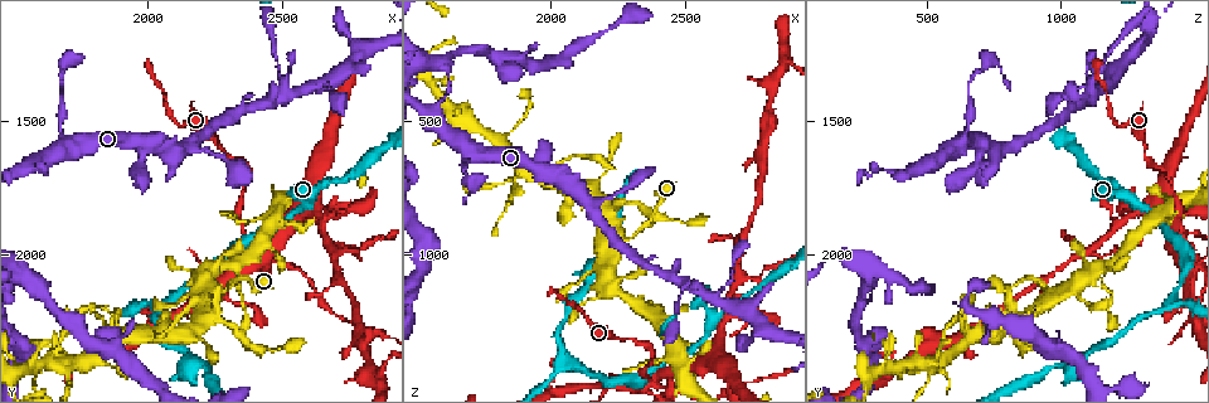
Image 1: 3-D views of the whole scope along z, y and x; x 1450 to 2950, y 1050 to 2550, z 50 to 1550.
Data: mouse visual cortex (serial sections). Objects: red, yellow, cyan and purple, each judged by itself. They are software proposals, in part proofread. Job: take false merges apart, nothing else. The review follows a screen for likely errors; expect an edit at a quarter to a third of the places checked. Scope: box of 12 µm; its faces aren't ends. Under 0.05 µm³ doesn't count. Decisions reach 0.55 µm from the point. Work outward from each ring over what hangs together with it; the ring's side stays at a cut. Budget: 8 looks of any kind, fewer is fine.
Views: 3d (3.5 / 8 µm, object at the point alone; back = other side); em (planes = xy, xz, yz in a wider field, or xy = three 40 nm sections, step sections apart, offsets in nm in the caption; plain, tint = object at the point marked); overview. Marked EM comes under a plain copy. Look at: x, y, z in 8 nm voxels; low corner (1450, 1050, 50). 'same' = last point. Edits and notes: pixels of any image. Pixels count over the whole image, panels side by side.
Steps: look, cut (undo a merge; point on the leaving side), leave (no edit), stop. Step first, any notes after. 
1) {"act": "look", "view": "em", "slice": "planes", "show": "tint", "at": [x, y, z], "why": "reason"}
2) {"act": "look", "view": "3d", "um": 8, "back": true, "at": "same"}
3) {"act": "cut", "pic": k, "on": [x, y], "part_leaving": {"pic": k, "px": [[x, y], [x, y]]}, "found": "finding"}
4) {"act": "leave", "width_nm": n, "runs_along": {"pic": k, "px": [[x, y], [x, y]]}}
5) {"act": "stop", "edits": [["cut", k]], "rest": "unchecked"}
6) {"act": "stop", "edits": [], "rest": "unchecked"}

{"act": "look", "view": "3d", "um": 3.5, "at": [2100, 2170, 1410], "why": "three-way junction"}

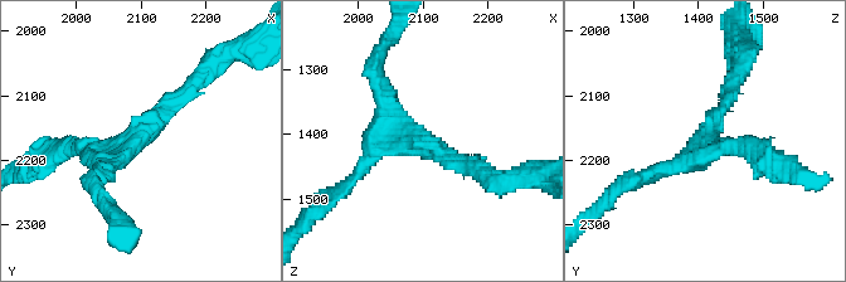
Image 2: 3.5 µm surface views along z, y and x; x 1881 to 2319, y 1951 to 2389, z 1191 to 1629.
{"act": "look", "view": "em", "slice": "xy", "step": 5, "show": "tint", "at": [2090, 2175, 1400], "arms": 3, "arm_widths_nm": [150, 200, 200], "why": "shape alone is not enough"}

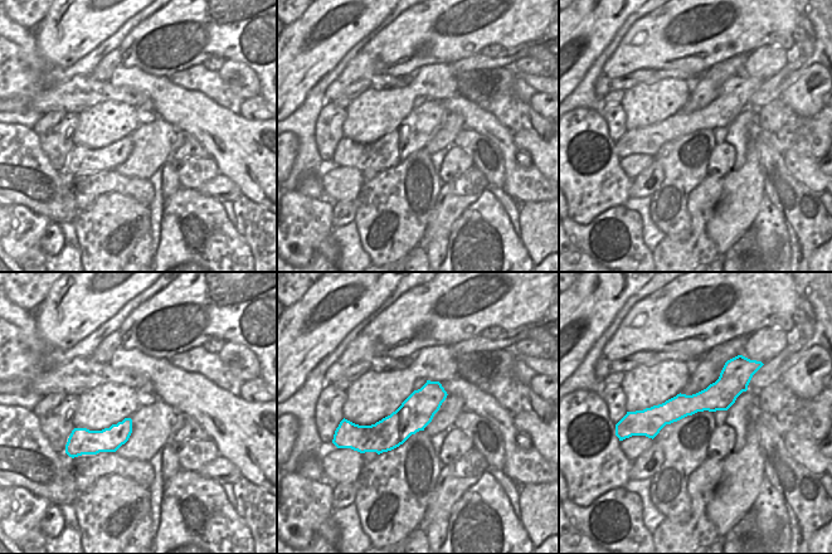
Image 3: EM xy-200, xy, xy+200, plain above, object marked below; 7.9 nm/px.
{"act": "leave", "runs_along": {"pic": 3, "px": [[748, 375], [711, 399], [640, 424]]}, "found": "continuous, no second cell"}

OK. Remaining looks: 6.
{"act": "look", "view": "3d", "um": 3.5, "at": [2260, 2140, 940], "why": "narrows sharply"}

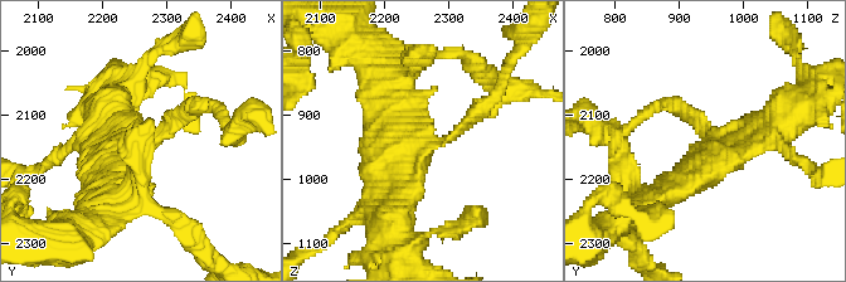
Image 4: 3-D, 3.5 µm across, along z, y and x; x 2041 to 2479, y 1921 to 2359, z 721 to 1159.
{"act": "look", "view": "em", "slice": "planes", "show": "tint", "at": [2260, 2145, 950], "why": "need the tissue"}

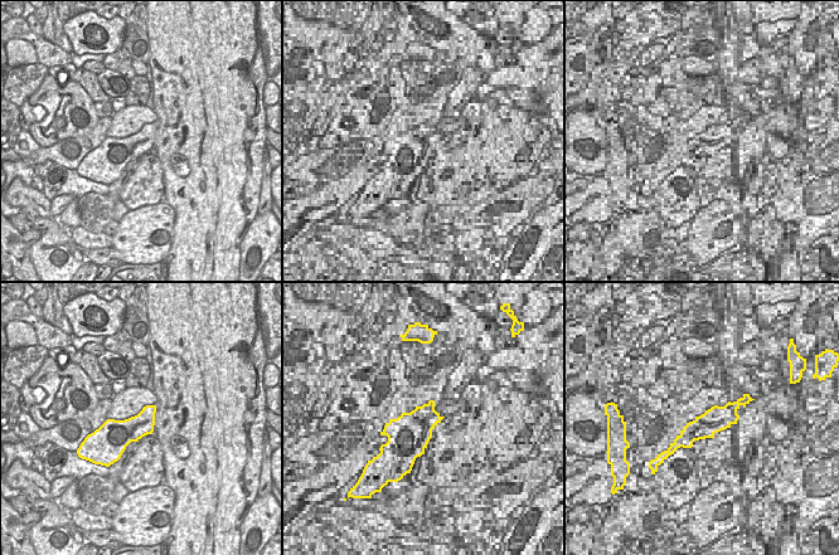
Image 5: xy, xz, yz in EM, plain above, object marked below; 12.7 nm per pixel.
{"act": "leave", "runs_along": {"pic": 4, "px": [[200, 105], [135, 147], [107, 194]]}, "found": "all the same cell"}

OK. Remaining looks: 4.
{"act": "look", "view": "3d", "um": 3.5, "at": [1900, 2310, 680], "why": "sharp bend"}

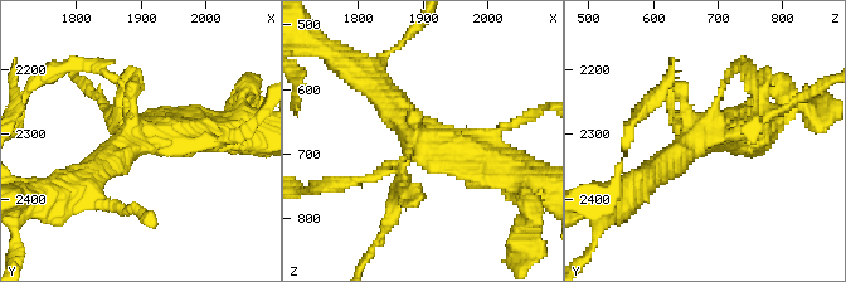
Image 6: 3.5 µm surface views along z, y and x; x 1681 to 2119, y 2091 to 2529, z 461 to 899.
{"act": "look", "view": "em", "slice": "xy", "step": 1, "show": "tint", "at": [1895, 2300, 675], "why": "shape alone is not enough"}

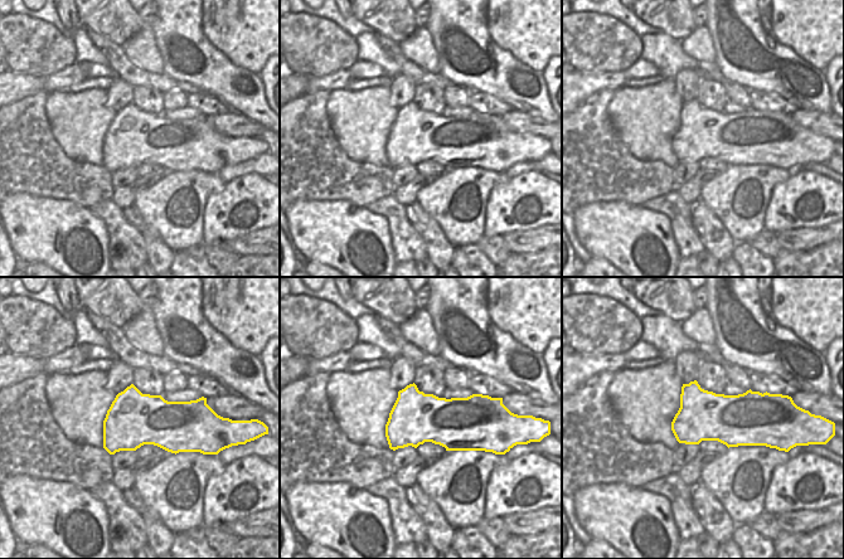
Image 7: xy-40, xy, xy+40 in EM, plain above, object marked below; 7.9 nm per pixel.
{"act": "leave", "width_nm": 400, "runs_along": {"pic": 6, "px": [[501, 165], [421, 139], [374, 84]]}, "found": "one cell here"}

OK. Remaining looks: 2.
{"act": "stop", "edits": [], "rest": "unchecked"}

